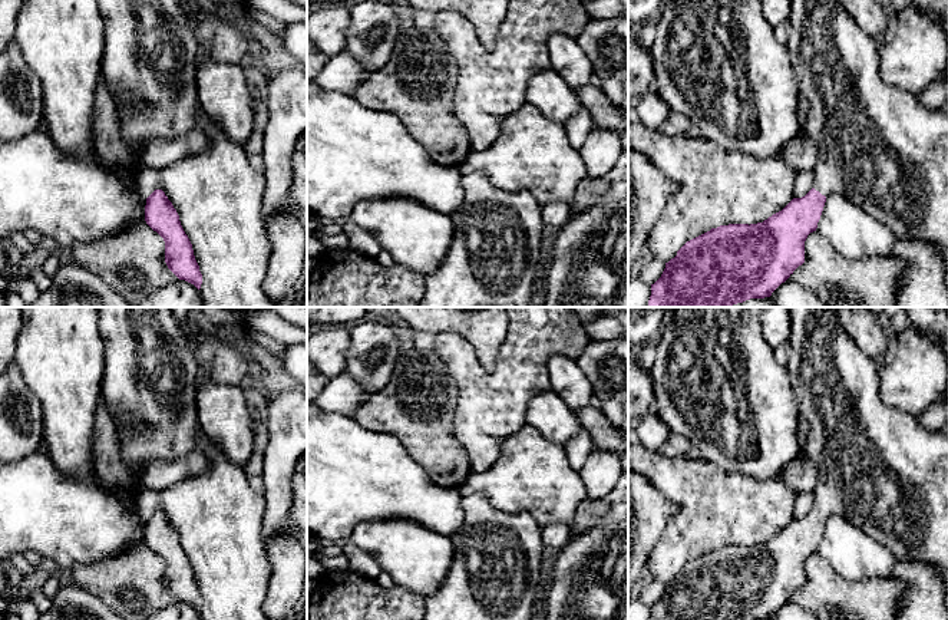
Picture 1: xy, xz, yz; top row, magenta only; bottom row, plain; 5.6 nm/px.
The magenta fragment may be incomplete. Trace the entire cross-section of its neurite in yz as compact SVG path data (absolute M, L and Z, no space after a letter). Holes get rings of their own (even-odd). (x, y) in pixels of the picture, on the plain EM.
M789 307L792 314L792 333L789 343L792 353L787 369L790 375L792 389L797 400L800 415L809 423L807 439L803 454L815 464L817 469L817 481L815 484L815 507L802 520L793 520L782 532L773 535L763 544L757 545L729 545L711 550L710 553L687 563L674 580L665 584L661 598L651 606L650 620L764 620L785 604L793 593L805 584L805 563L807 557L817 550L826 520L832 515L845 515L850 521L862 525L868 534L891 551L899 561L924 563L948 571L948 436L942 431L929 431L922 426L916 416L912 416L898 408L883 403L879 395L879 362L863 354L852 340L852 337L839 324L836 310L833 307Z

